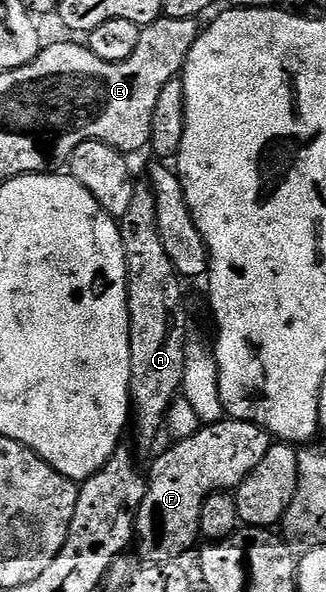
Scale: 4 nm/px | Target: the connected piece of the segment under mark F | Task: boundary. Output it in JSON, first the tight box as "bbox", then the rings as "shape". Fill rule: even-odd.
{"bbox":[135,419,272,563],"shape":[[[223,419],[203,424],[198,433],[173,443],[175,445],[171,449],[169,446],[153,458],[151,465],[154,466],[150,473],[148,469],[146,495],[141,501],[141,512],[135,521],[136,549],[138,545],[138,553],[146,563],[170,563],[178,559],[181,553],[188,552],[202,533],[202,512],[206,498],[214,493],[237,490],[260,467],[271,447],[272,438],[265,429],[253,425],[251,421]]]}

